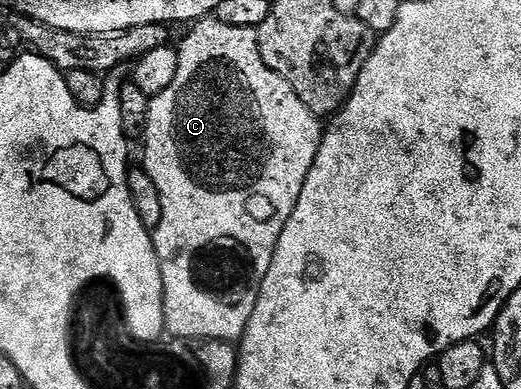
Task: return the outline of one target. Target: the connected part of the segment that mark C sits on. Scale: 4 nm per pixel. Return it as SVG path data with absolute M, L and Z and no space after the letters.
M203 18L197 21L191 28L194 29L183 38L182 44L179 43L177 45L180 70L176 70L176 78L172 81L172 86L168 86L168 90L164 90L159 96L151 99L148 126L146 127L144 137L146 145L142 148L142 160L140 160L140 164L141 167L146 169L148 178L152 178L152 182L156 182L156 190L160 190L160 206L164 206L164 215L160 217L160 226L153 229L152 239L154 241L154 249L158 255L158 265L162 268L162 301L164 302L164 318L166 319L165 331L167 333L171 332L169 334L171 337L178 337L180 339L228 340L238 342L241 341L242 335L246 332L248 322L252 318L252 310L256 310L258 286L264 282L264 274L268 274L268 266L272 266L272 254L276 254L276 242L280 242L280 234L284 234L284 226L288 222L288 218L292 218L292 210L296 210L296 202L300 202L300 190L304 190L304 178L308 178L308 170L312 170L312 162L316 162L316 154L320 150L324 124L319 117L312 114L312 110L308 110L308 106L304 106L304 102L300 102L296 90L292 90L290 83L284 78L280 78L280 74L273 72L264 62L264 58L260 58L258 33L255 29L228 26L228 22L220 22L216 18Z

